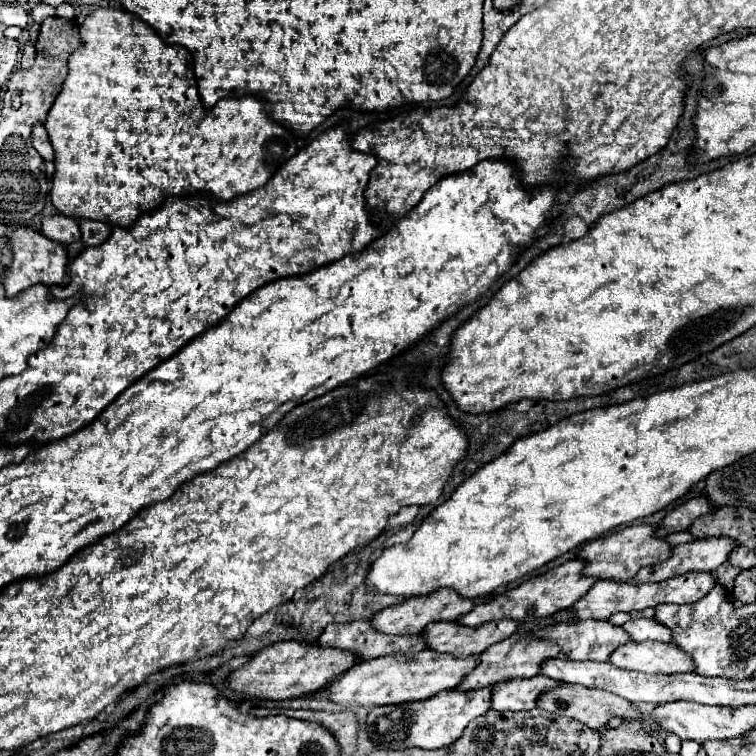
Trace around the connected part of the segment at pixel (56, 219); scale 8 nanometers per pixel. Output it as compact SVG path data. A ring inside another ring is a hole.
M62 215L44 217L40 233L56 243L62 243L62 245L68 245L72 241L80 241L78 221L74 221L72 217L62 217Z

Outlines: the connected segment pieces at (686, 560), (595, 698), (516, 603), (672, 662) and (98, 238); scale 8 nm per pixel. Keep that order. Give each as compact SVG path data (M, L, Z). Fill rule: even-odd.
M730 537L696 539L692 543L676 545L670 559L652 567L642 567L632 581L666 581L668 577L676 577L688 571L714 571L728 559L734 547L736 543Z
M562 683L562 687L552 689L550 693L544 693L538 699L538 707L546 709L550 713L558 713L558 715L576 719L576 721L588 725L594 731L600 731L602 727L606 727L608 721L614 719L614 717L622 717L626 721L632 721L632 719L644 721L642 715L640 715L640 711L634 707L634 703L630 703L630 701L626 701L626 699L614 695L614 693L600 691L600 689L584 689L582 685L566 685L566 683Z
M570 559L554 569L550 569L544 575L532 577L528 581L524 581L520 587L494 595L488 603L476 605L474 611L470 611L468 615L460 617L460 623L468 625L468 627L478 627L486 621L498 621L498 619L518 619L518 621L532 621L538 617L548 617L554 615L562 609L568 609L570 605L574 605L580 597L584 597L590 587L598 581L596 577L586 577L582 573L582 569L586 567L586 563L582 563L582 559Z
M654 641L622 645L622 647L618 647L616 653L612 653L610 663L616 665L618 669L630 669L630 671L640 671L640 673L656 673L656 675L674 675L674 673L692 673L694 671L694 661L678 645L654 643Z
M80 221L80 231L86 247L102 245L102 241L106 241L108 235L112 233L110 225L102 225L100 221Z

